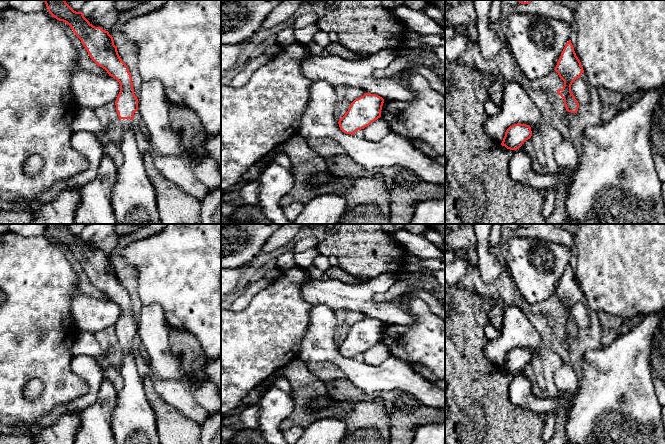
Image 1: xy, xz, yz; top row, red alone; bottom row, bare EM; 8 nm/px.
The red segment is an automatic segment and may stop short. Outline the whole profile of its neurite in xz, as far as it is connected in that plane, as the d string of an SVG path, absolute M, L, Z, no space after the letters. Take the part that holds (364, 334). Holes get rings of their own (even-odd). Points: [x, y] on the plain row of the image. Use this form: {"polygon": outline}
{"polygon": "M365 317L355 323L345 339L339 343L342 356L354 359L381 341L384 323L376 318Z"}

